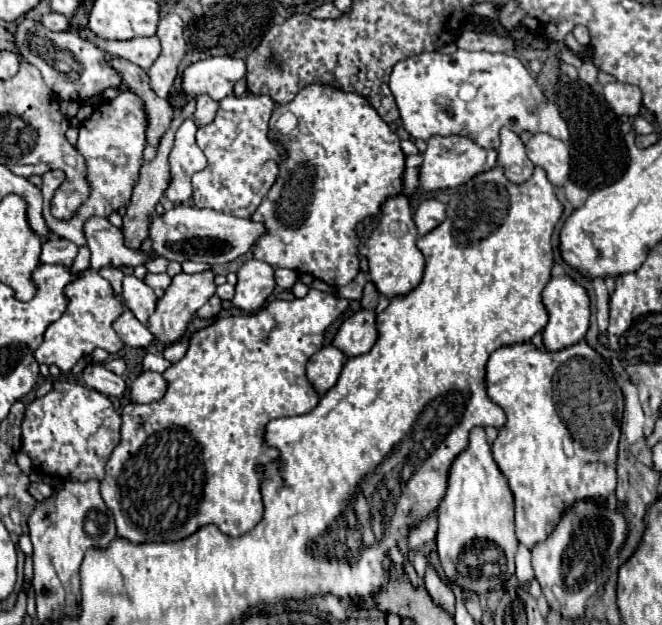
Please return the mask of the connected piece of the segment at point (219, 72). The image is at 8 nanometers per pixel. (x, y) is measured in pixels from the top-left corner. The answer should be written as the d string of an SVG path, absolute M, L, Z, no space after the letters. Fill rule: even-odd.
M210 56L190 64L182 74L182 92L190 98L208 94L212 100L220 102L226 98L234 84L244 78L246 64L230 56Z

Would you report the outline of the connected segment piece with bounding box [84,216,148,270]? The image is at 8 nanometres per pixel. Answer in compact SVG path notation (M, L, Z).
M88 218L84 222L84 236L88 240L88 248L92 252L92 268L100 270L104 266L140 266L146 262L146 254L140 250L132 250L124 244L124 236L120 228L112 226L106 218Z

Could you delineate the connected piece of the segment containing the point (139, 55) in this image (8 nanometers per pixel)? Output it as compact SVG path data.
M84 30L80 34L86 36L88 40L96 42L100 48L110 52L112 56L126 58L126 60L138 64L144 70L148 70L156 62L156 58L160 56L160 40L158 40L158 36L142 36L142 38L124 40L124 42L112 42L112 40L102 40L102 38L98 38L96 34L92 34L88 30Z

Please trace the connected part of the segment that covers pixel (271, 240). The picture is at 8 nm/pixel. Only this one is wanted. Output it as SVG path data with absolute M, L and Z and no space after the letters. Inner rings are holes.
M320 84L306 86L292 102L278 110L290 110L298 124L288 136L274 136L274 130L270 134L272 140L282 144L284 158L280 162L276 184L272 184L260 208L250 216L250 220L260 220L260 224L268 228L268 236L260 236L252 248L254 258L264 260L272 268L290 268L298 274L310 274L334 288L346 286L360 272L356 256L360 240L356 226L362 220L376 216L388 196L404 192L402 176L406 156L400 148L400 138L388 128L366 98Z

